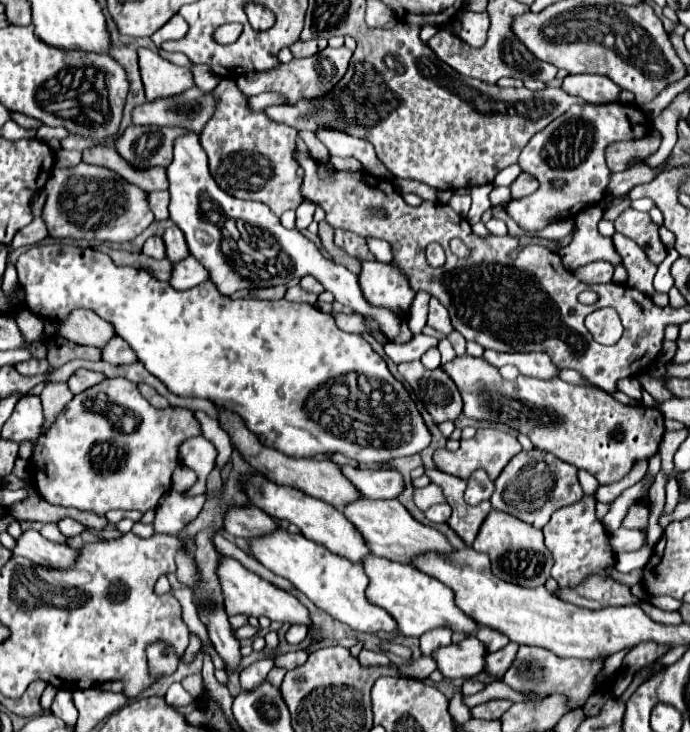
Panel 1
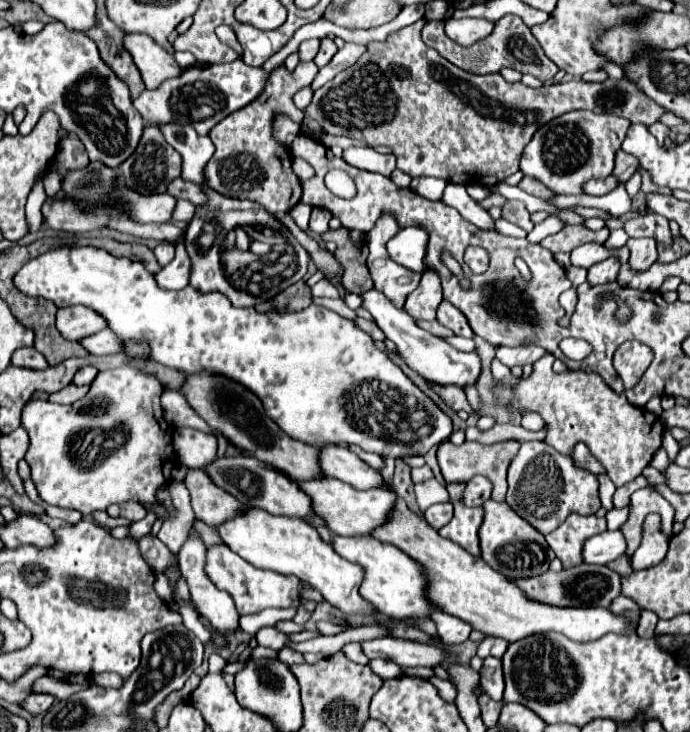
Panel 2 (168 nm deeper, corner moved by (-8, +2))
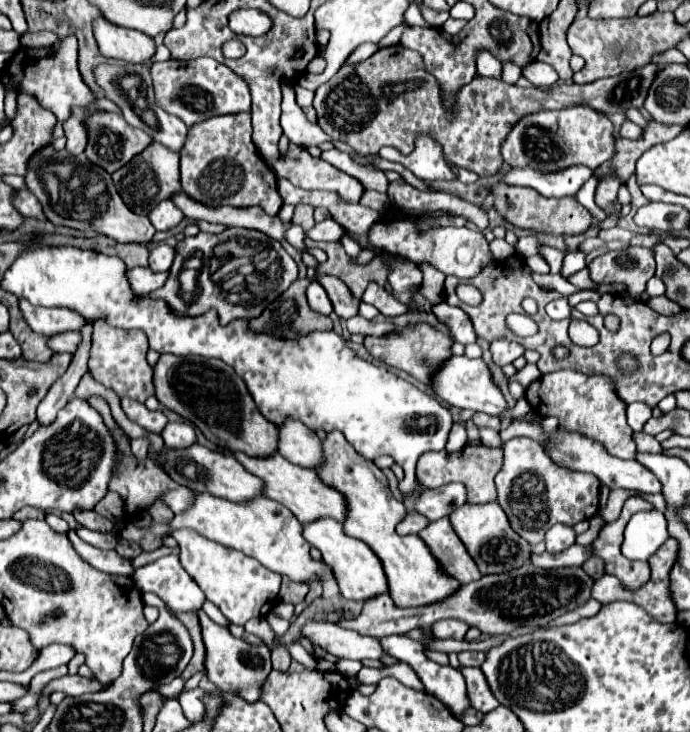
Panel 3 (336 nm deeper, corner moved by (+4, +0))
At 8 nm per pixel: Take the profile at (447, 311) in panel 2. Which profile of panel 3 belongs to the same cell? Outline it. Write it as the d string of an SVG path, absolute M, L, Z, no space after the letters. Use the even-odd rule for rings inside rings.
M442 301L442 303L436 305L436 309L432 309L432 313L438 317L438 321L442 321L442 323L446 323L450 327L450 335L458 343L468 345L468 343L476 341L476 333L474 333L472 321L460 307L452 307L446 301Z

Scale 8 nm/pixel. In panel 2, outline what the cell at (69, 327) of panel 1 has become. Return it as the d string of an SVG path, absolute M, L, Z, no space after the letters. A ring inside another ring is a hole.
M84 305L64 307L64 309L58 309L56 313L56 329L68 341L82 341L102 331L104 327L108 327L106 319Z

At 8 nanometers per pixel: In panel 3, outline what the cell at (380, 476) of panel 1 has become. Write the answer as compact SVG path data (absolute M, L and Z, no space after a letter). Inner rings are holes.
M286 419L278 425L278 453L290 463L316 469L320 465L320 439L302 421Z

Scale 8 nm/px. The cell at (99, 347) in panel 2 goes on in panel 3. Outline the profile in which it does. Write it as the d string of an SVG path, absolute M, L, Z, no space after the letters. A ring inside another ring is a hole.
M66 331L66 333L58 333L48 337L48 347L54 353L74 353L76 345L80 343L80 333L78 331Z

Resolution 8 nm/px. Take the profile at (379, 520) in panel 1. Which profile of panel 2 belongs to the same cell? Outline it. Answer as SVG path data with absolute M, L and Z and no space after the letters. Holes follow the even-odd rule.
M324 477L312 483L298 483L298 485L302 491L306 491L312 497L314 513L326 521L332 533L342 535L342 537L358 537L358 535L372 537L374 529L382 527L390 519L392 509L396 507L396 495L388 489L356 491L352 485L332 479L332 477Z

